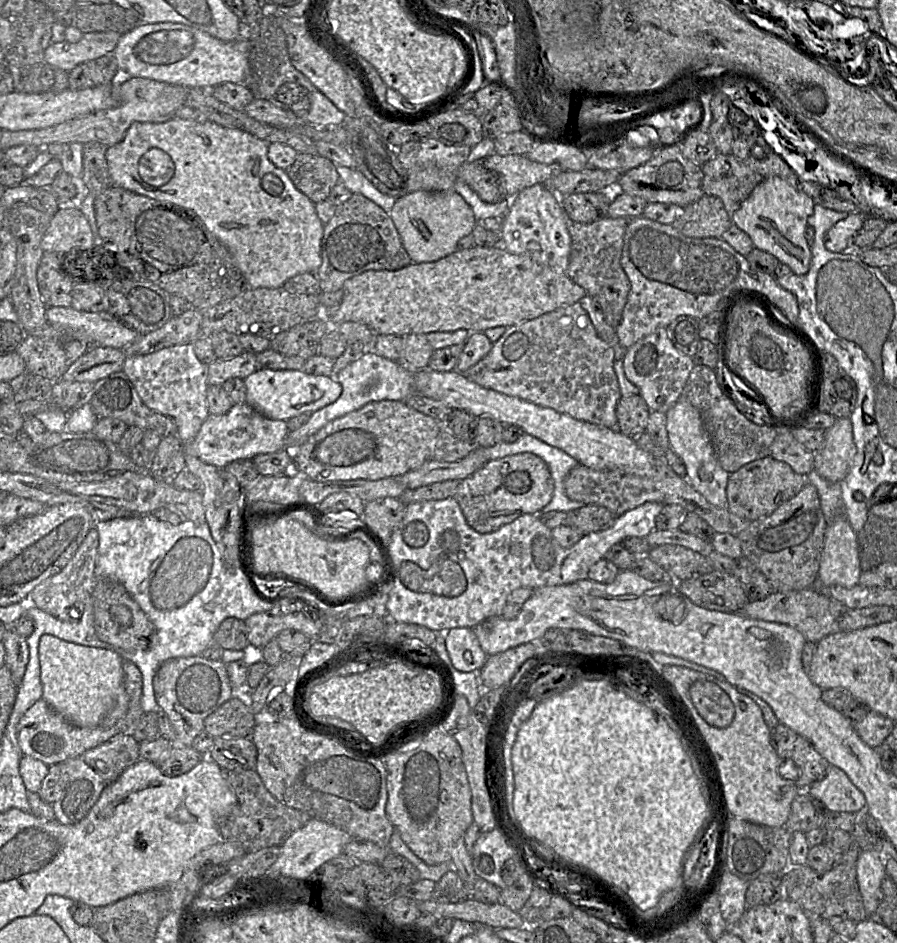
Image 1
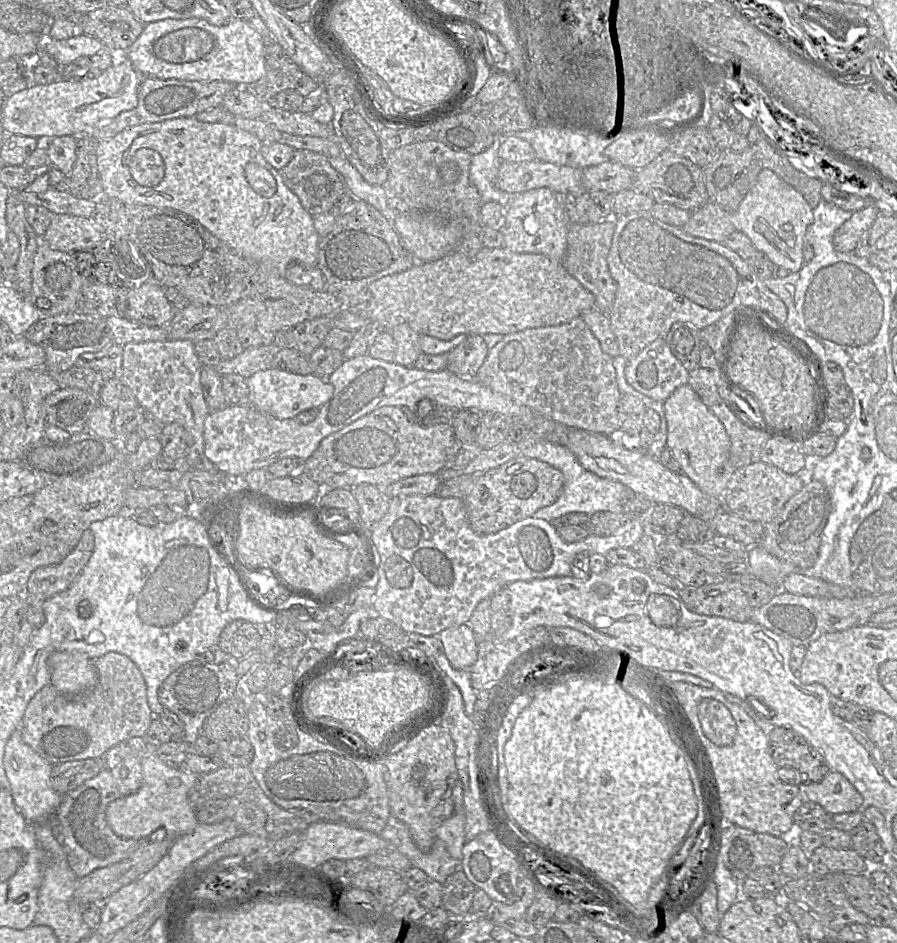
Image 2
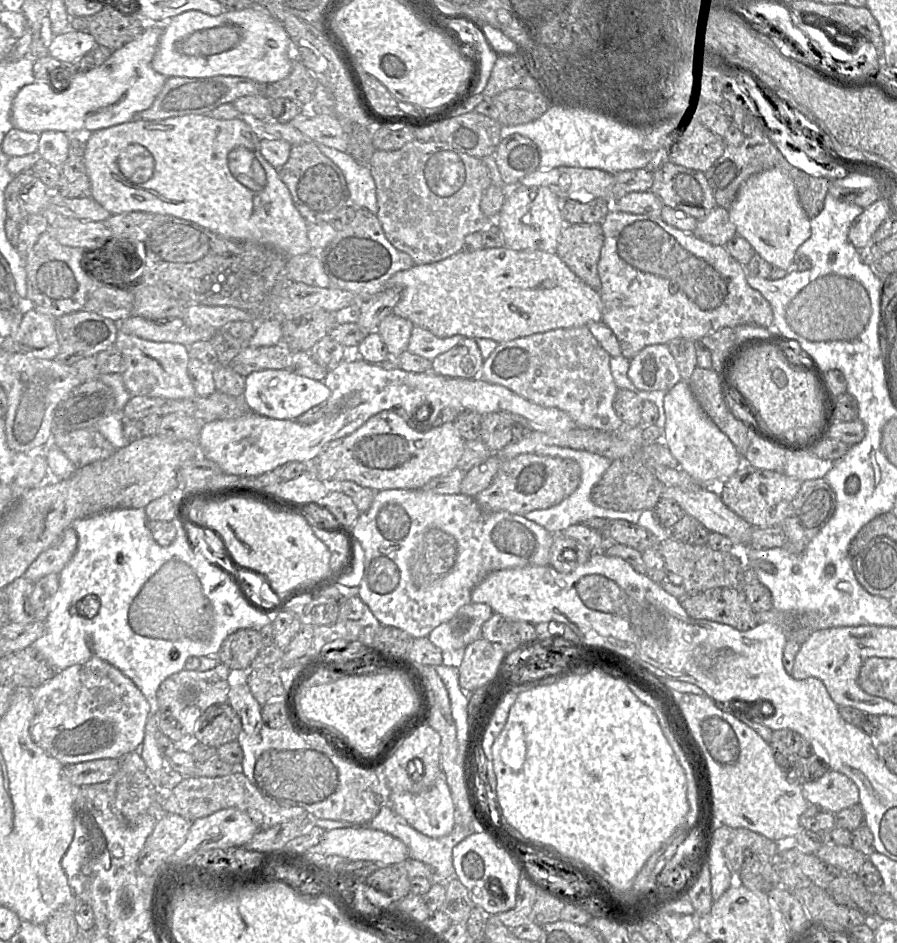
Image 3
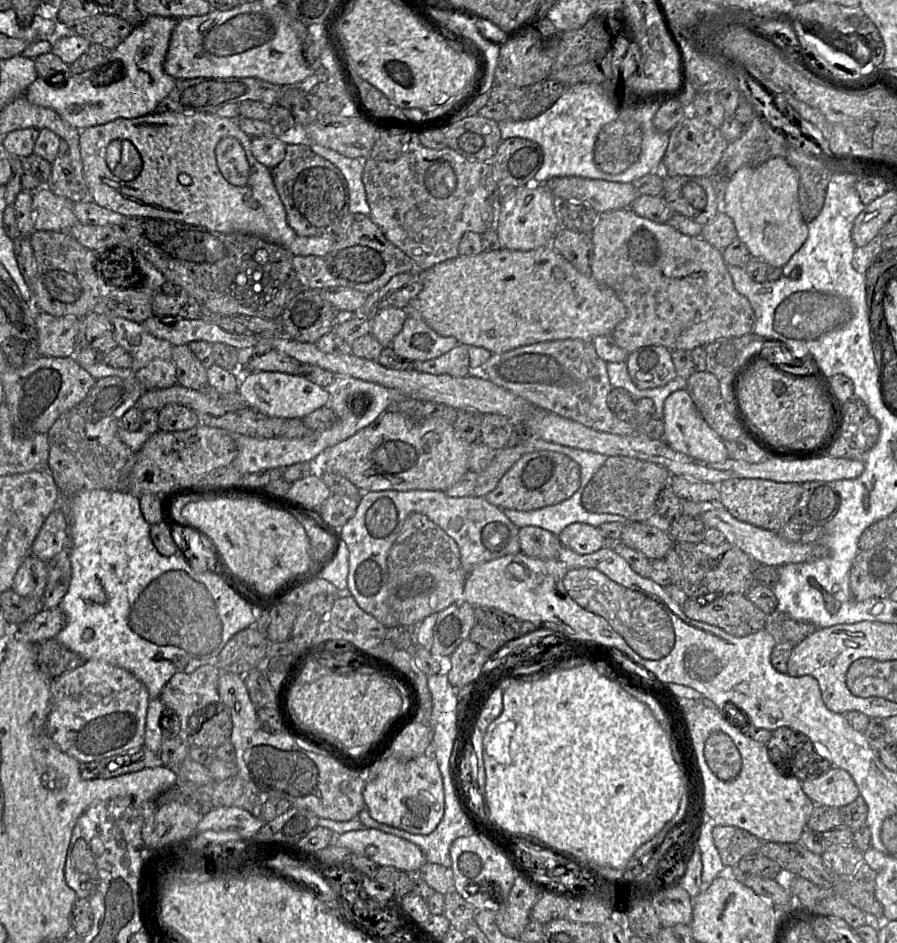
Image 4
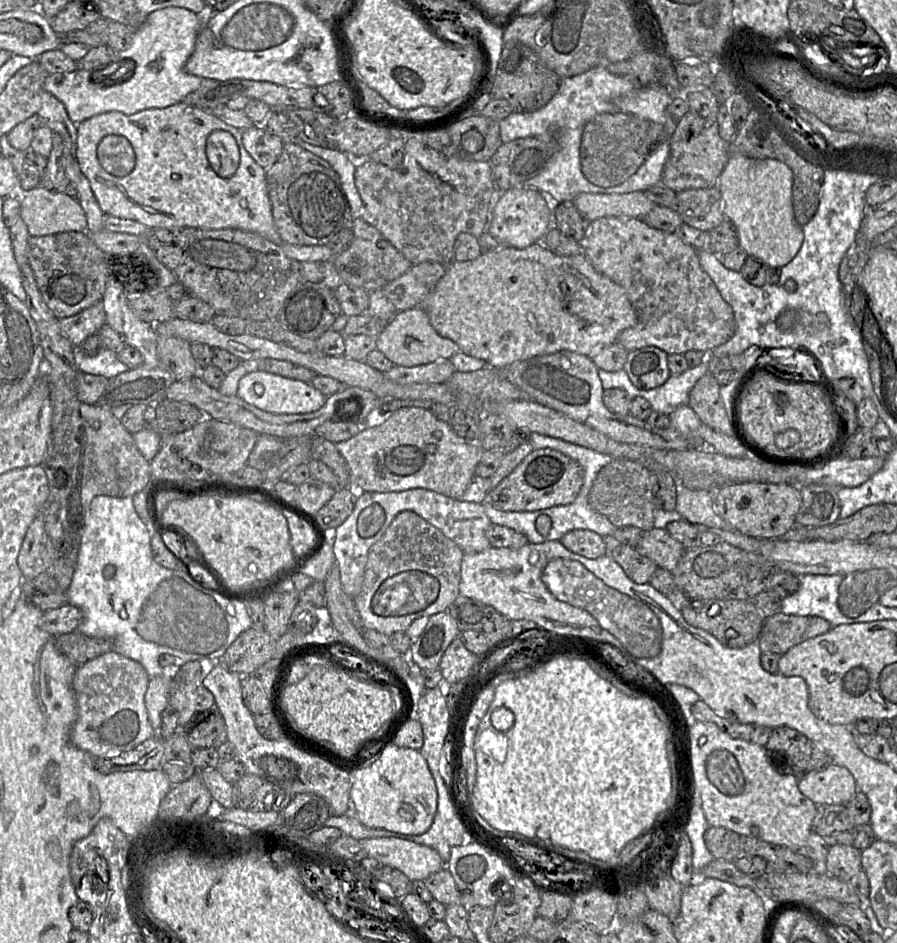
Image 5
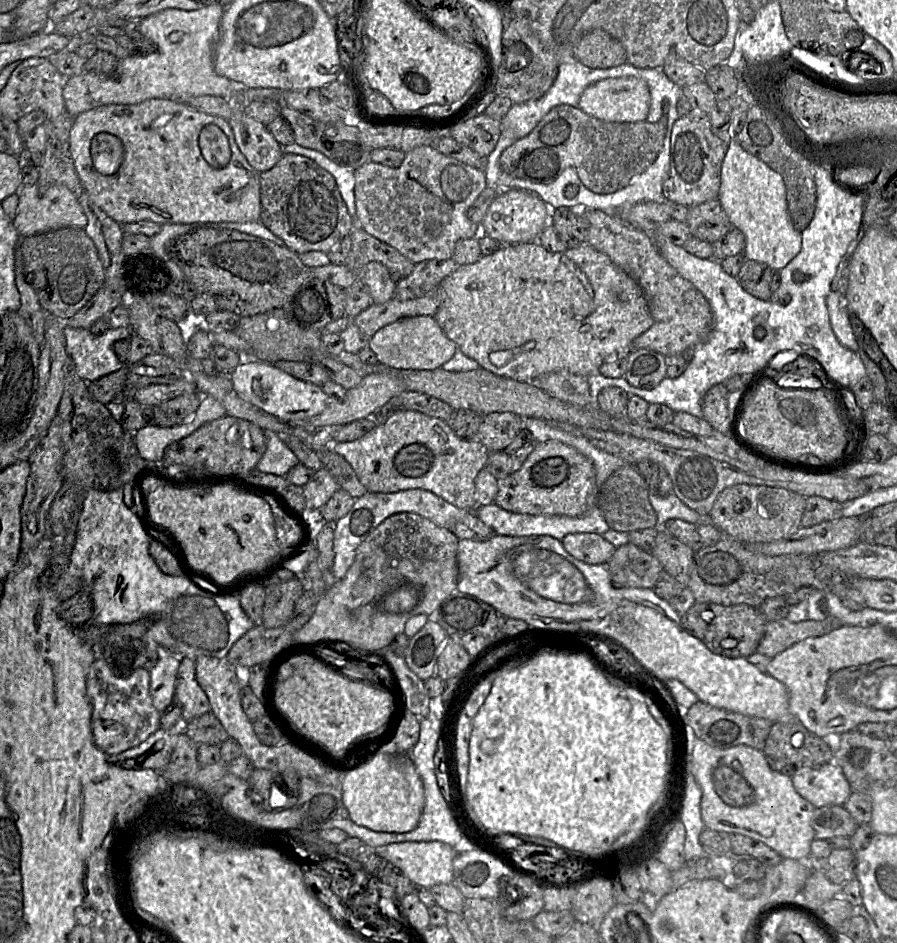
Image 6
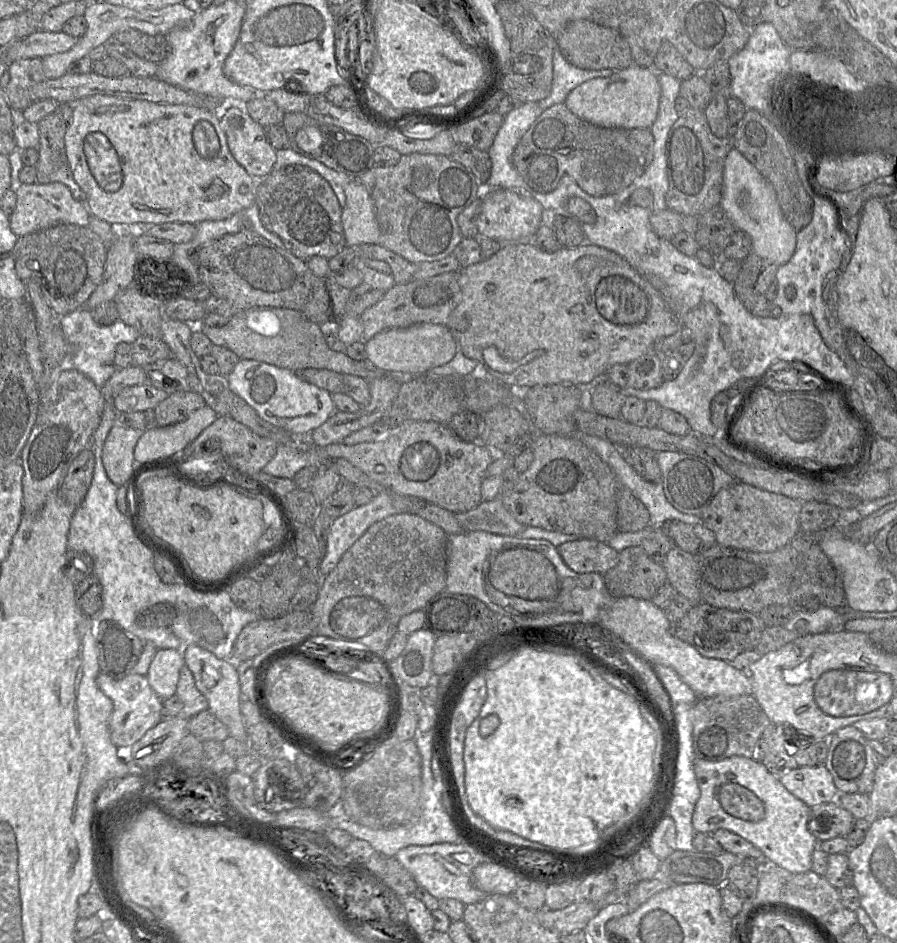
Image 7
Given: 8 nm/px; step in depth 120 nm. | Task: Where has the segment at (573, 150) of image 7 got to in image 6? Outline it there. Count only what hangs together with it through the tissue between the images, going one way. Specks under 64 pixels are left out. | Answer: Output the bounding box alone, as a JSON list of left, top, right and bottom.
[500,104,667,194]

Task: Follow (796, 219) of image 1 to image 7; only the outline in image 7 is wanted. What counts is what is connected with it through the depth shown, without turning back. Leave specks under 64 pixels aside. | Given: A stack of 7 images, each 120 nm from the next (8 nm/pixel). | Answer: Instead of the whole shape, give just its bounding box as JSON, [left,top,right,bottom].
[719,148,797,266]

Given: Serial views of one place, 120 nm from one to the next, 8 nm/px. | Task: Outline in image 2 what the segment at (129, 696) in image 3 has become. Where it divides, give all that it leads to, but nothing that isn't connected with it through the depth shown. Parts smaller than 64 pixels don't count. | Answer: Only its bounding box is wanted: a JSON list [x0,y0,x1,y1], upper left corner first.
[20,652,153,765]

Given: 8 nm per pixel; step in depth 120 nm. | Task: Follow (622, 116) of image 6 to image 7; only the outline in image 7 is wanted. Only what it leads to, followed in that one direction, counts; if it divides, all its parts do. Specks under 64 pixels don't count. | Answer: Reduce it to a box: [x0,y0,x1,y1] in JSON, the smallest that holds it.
[564,63,660,129]

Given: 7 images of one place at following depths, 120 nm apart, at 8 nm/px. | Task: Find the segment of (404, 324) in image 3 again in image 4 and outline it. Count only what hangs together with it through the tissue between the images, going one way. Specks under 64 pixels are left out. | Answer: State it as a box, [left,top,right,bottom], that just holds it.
[371,307,407,347]

